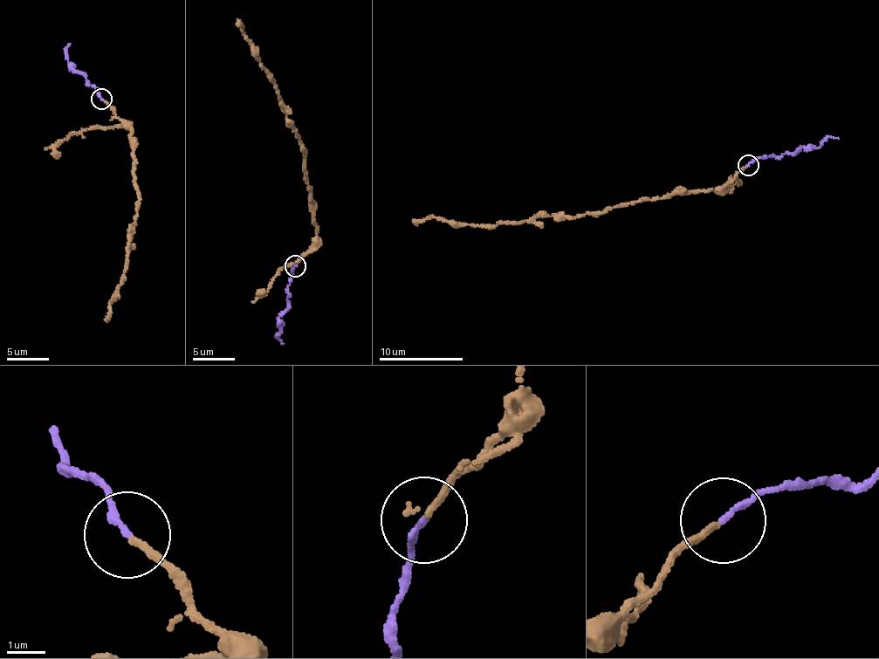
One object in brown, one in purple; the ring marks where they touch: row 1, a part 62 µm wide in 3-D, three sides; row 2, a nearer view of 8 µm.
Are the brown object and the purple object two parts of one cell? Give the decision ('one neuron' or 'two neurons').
two neurons

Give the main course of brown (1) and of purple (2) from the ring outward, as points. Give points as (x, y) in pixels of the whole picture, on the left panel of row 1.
1: (101, 100), (128, 127), (136, 147), (133, 172), (140, 194), (127, 264), (107, 319)
2: (100, 99), (96, 89), (89, 85), (83, 72), (72, 69), (68, 63), (66, 48), (70, 44)

